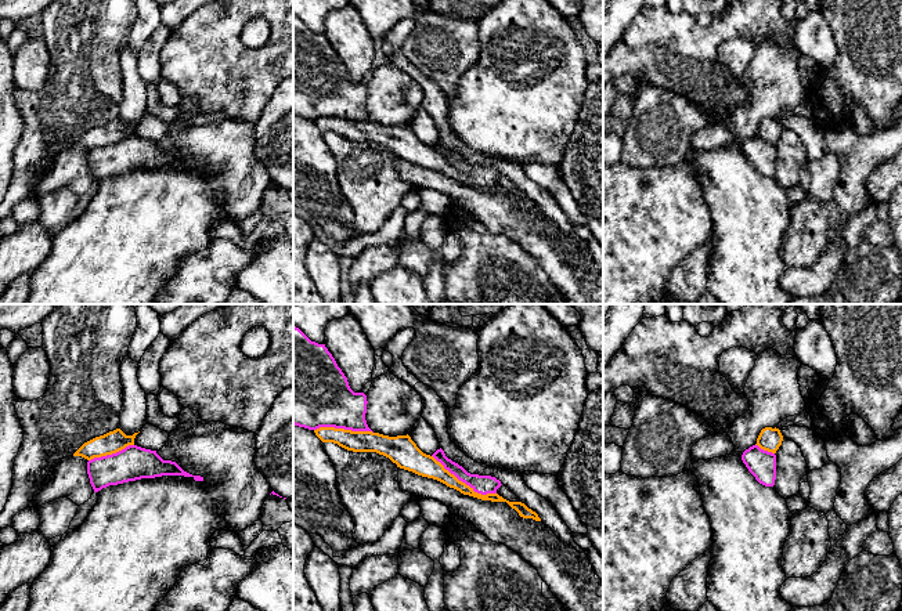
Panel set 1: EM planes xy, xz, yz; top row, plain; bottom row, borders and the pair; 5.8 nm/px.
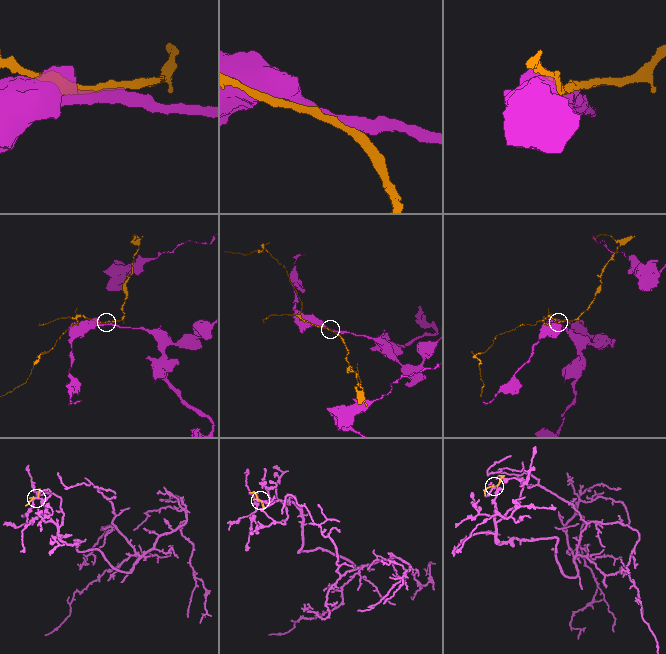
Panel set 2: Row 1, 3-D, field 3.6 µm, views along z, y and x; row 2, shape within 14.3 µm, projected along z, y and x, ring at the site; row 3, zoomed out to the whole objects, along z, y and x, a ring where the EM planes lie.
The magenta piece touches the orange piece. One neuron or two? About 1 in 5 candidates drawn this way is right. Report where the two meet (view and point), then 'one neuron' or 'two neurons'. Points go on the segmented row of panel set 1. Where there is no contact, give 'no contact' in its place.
meets magenta in xz at (464, 481); two neurons

